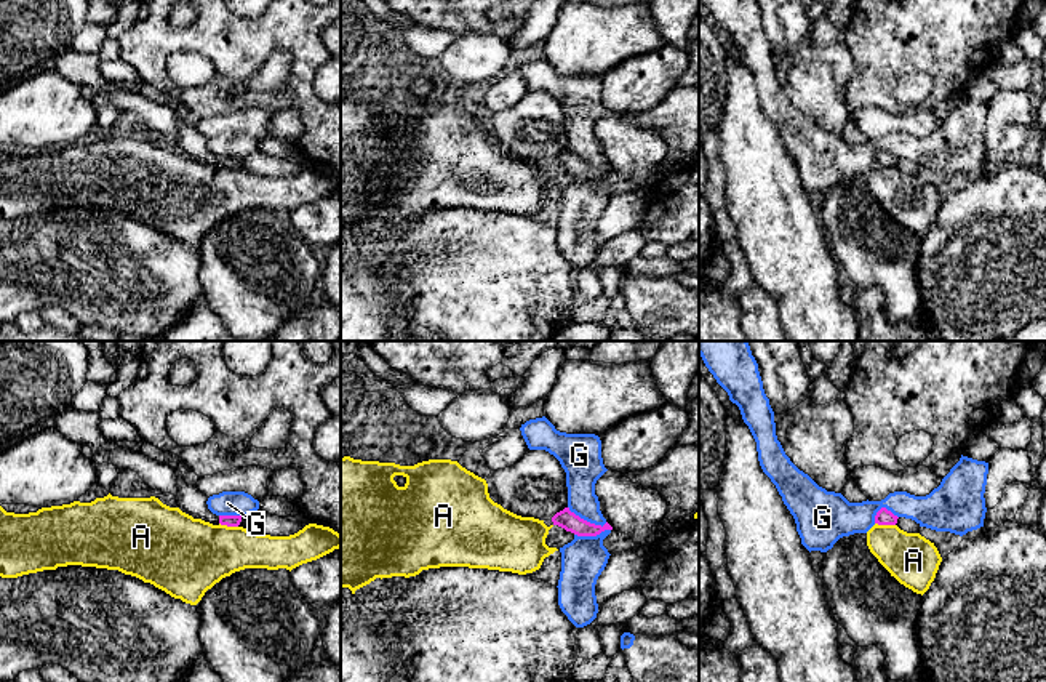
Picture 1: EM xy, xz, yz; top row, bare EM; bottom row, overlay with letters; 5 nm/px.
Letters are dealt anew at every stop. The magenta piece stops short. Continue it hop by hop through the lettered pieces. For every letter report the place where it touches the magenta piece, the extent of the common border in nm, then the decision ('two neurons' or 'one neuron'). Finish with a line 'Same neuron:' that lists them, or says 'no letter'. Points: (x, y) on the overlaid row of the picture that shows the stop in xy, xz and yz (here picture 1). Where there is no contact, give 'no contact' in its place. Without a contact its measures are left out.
A: meets magenta in yz at (885, 524); contact 110 nm long; two neurons
G: meets magenta in xz at (586, 521); contact 220 nm long; two neurons
Same neuron: no letter

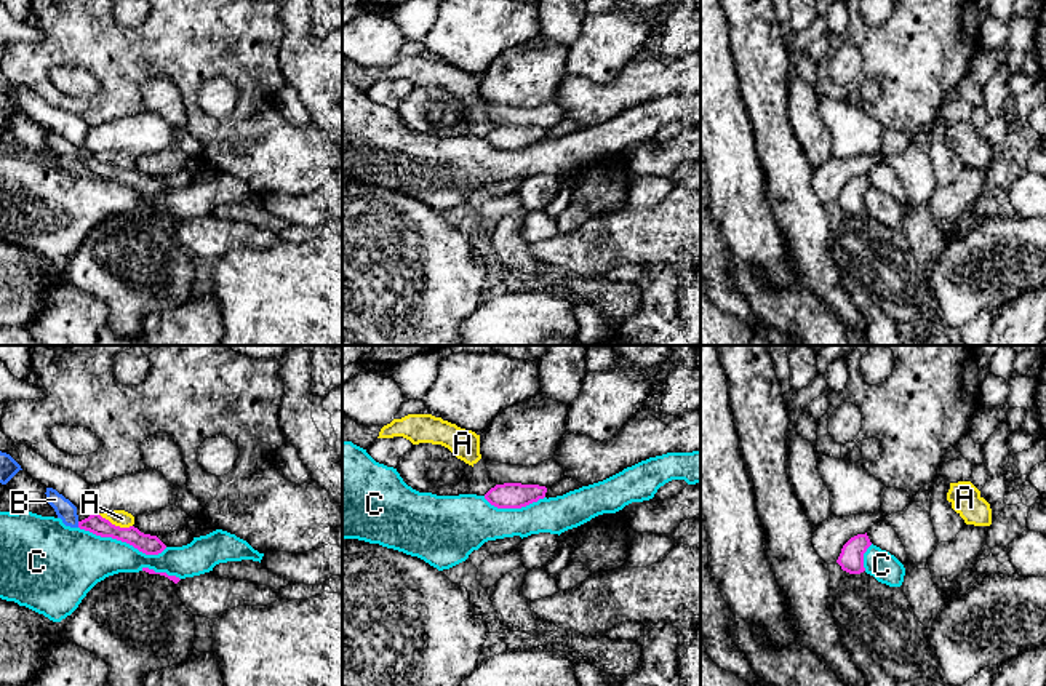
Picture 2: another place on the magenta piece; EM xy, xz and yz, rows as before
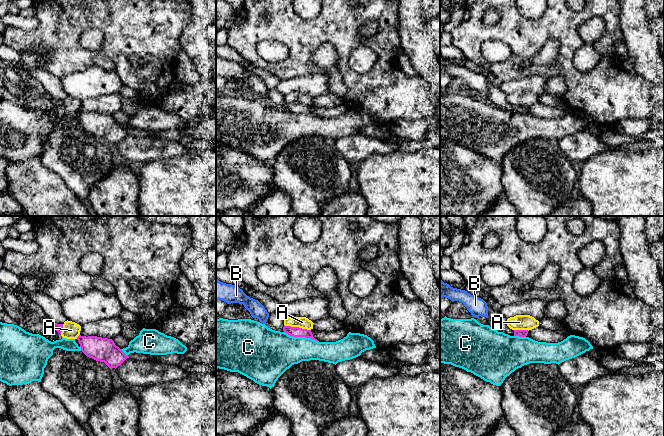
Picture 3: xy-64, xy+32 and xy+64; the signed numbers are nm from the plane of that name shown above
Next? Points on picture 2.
A: meets magenta in xy at (114, 525); contact 190 nm long; two neurons
B: meets magenta in xy at (79, 525); contact 30 nm long; one neuron
C: meets magenta in xy at (123, 541); contact 460 nm long; two neurons
Same neuron: B

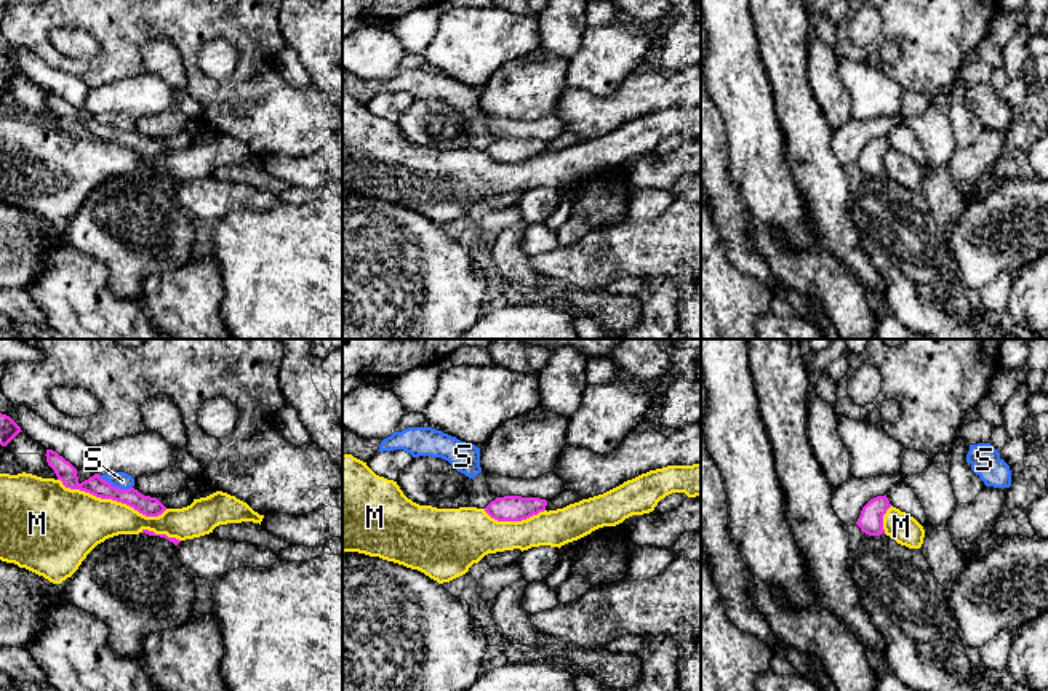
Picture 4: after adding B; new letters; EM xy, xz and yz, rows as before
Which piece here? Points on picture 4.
M: meets magenta in xy at (112, 499); contact 550 nm long; two neurons
S: meets magenta in xy at (114, 487); contact 190 nm long; two neurons
Same neuron: no letter

